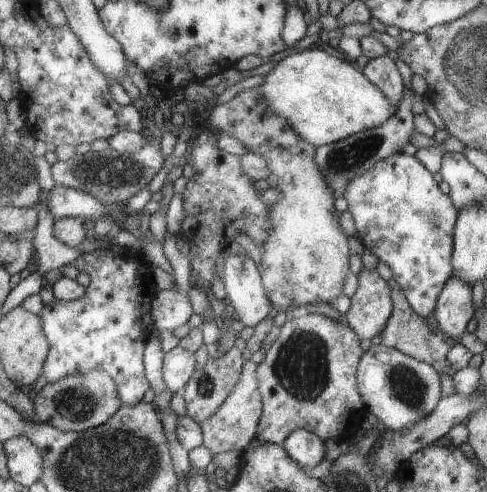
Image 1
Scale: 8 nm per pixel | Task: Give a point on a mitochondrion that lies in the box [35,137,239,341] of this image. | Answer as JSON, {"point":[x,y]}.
{"point":[116,171]}

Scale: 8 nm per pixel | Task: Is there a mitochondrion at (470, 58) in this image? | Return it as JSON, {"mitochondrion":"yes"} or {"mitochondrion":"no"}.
{"mitochondrion":"yes"}

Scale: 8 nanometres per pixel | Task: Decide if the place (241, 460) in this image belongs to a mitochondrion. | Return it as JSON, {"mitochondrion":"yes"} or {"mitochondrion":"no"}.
{"mitochondrion":"no"}

